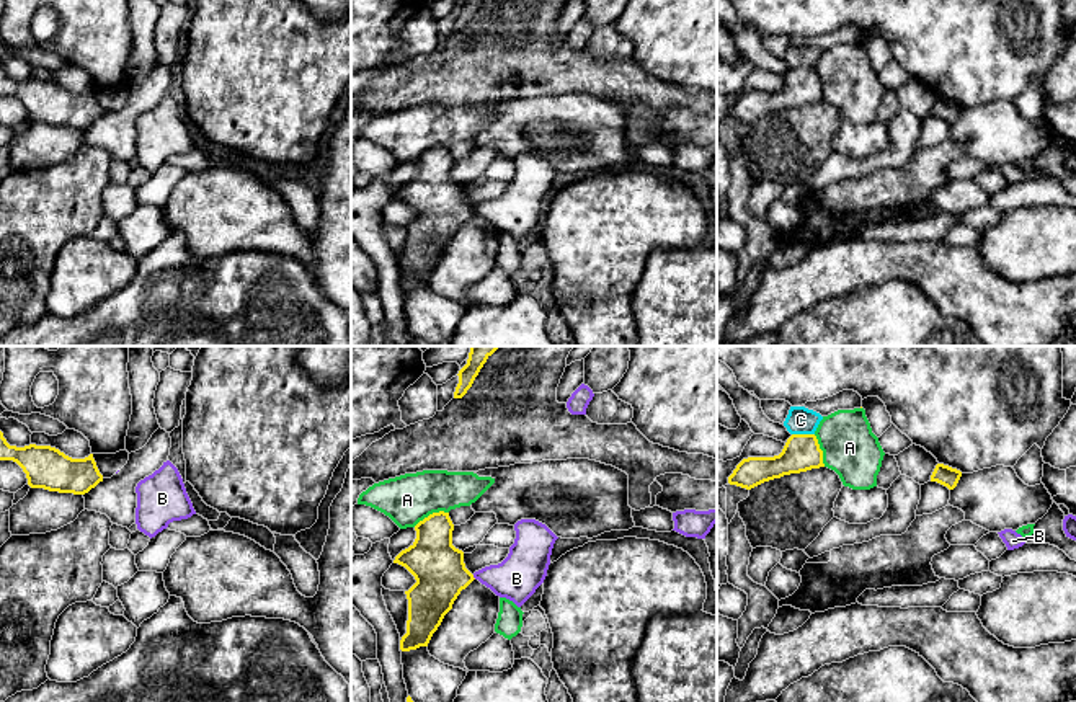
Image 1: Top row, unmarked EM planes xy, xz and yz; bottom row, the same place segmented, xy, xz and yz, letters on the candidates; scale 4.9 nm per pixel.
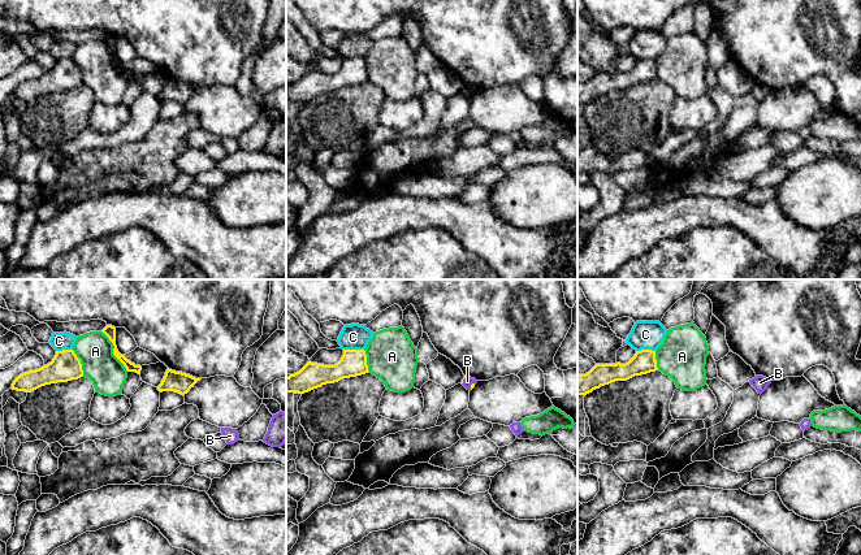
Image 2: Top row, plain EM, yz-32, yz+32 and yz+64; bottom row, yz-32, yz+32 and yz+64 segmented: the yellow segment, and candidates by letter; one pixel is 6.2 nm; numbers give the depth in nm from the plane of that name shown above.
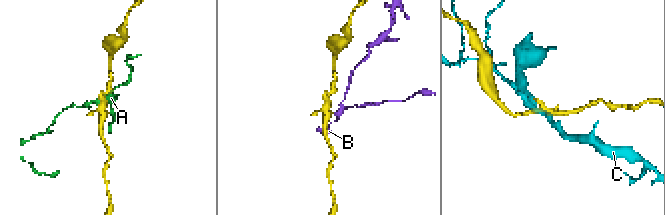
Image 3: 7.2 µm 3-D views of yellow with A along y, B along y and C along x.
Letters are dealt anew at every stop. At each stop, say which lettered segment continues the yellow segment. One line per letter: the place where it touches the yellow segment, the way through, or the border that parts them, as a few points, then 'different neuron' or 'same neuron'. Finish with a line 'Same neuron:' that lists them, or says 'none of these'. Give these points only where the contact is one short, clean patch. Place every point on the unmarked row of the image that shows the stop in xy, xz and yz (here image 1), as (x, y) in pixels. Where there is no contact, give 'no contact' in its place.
A: xz (430, 149) | different neuron
B: xz (472, 211) | along xz (472, 209), (475, 213) | different neuron
C: yz (804, 69) | along yz (792, 67), (813, 69) | different neuron
Same neuron: none of these

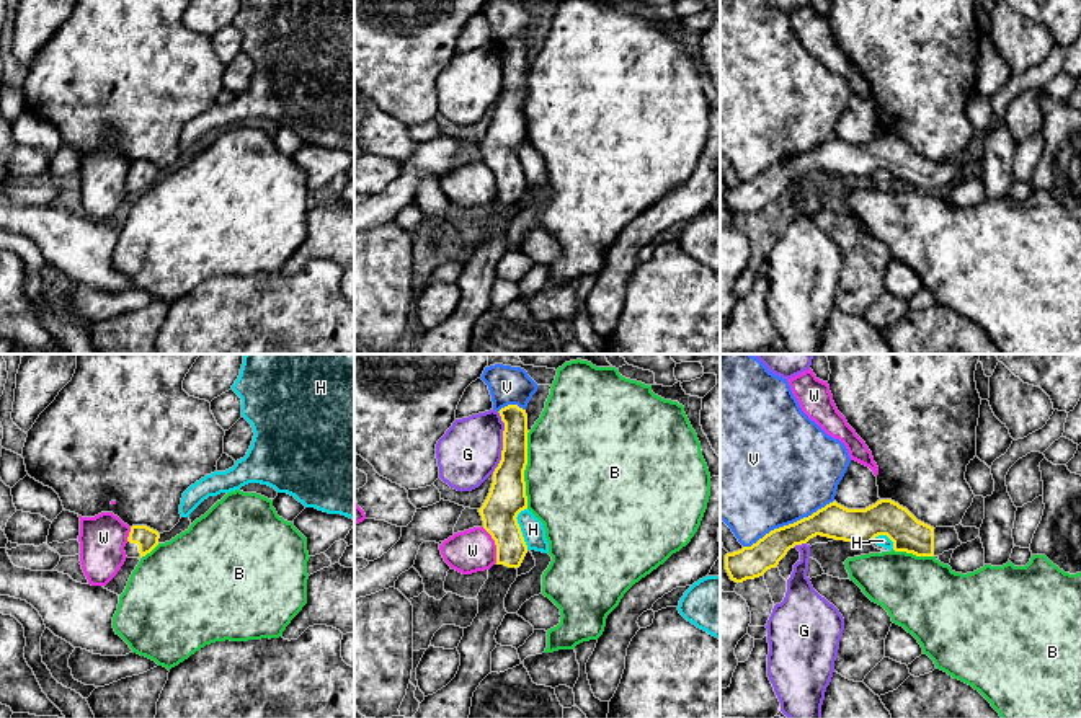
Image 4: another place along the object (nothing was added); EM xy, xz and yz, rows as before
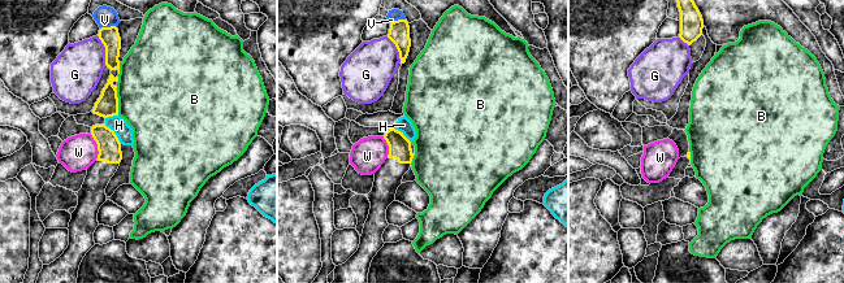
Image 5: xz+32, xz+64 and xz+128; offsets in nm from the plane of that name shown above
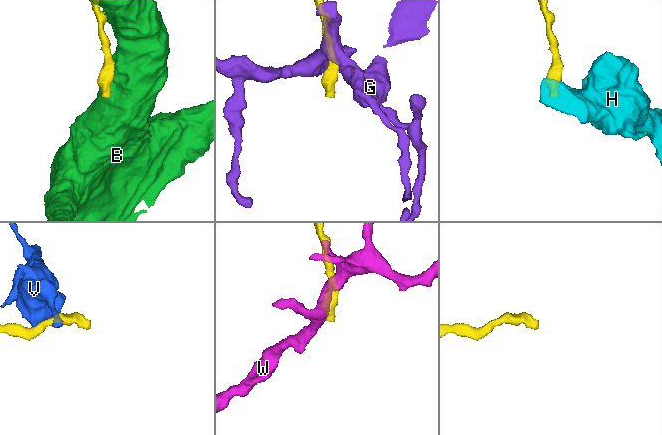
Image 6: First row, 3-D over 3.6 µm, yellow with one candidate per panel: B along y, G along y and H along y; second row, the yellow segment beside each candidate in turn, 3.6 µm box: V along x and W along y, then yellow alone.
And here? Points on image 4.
B: xz (524, 103) | different neuron
G: xz (503, 77) | different neuron
H: xz (520, 163) | along xz (524, 142), (518, 149), (516, 157), (528, 183) | different neuron
V: yz (789, 159) | different neuron
W: xz (495, 178) | along xz (482, 162), (493, 175), (497, 196) | different neuron
Same neuron: none of these

